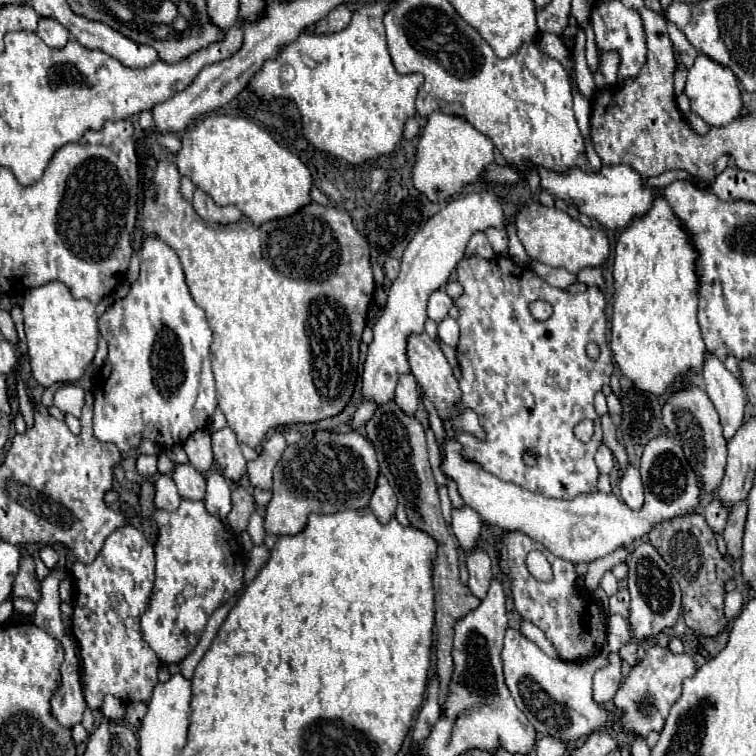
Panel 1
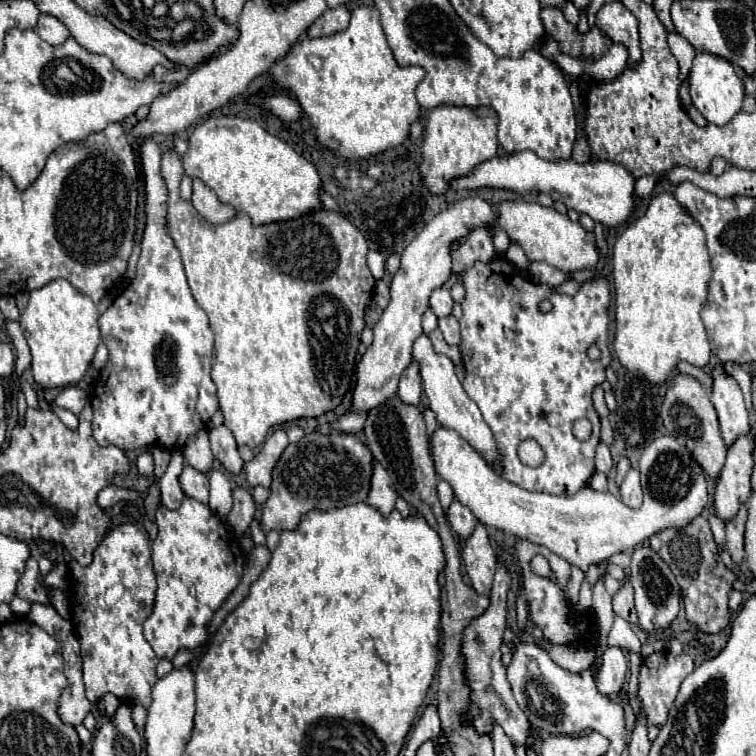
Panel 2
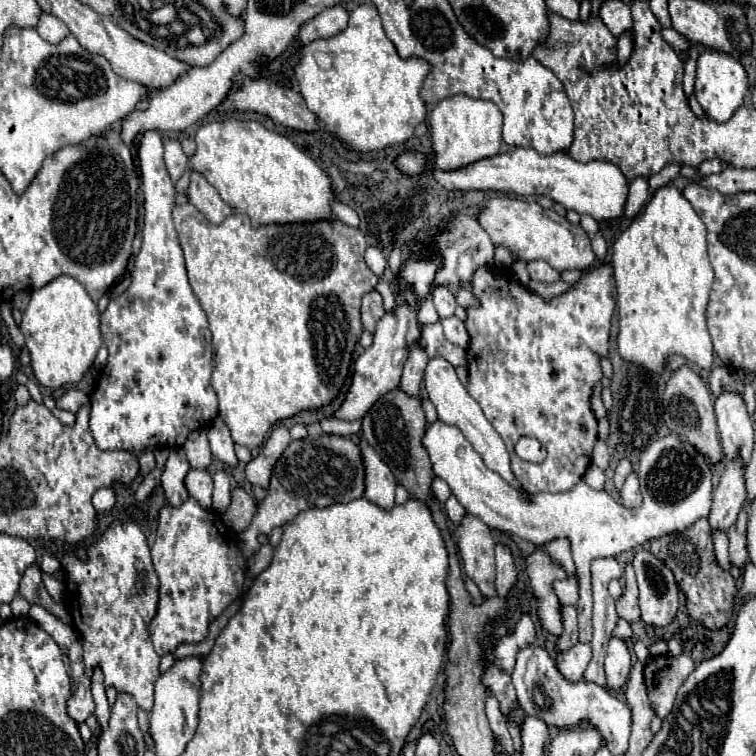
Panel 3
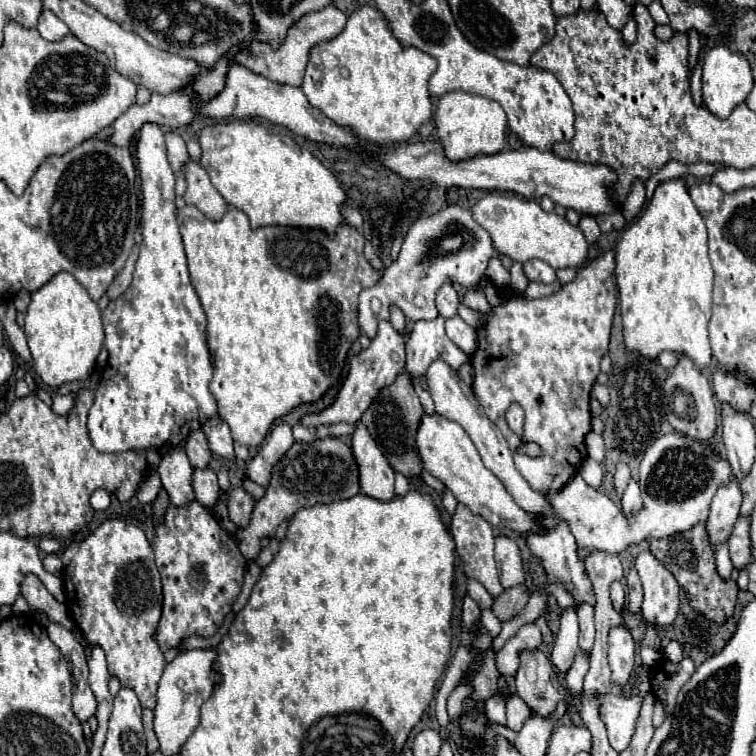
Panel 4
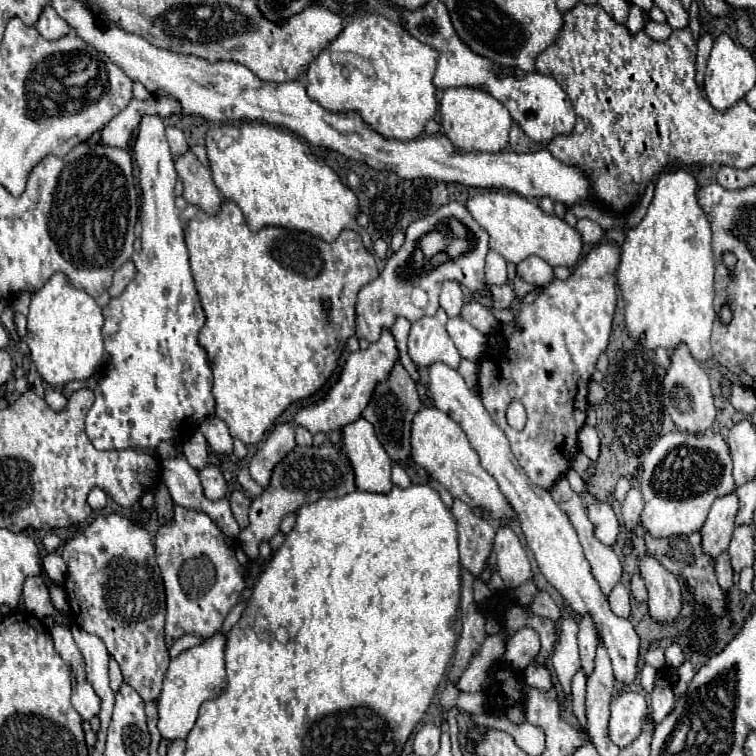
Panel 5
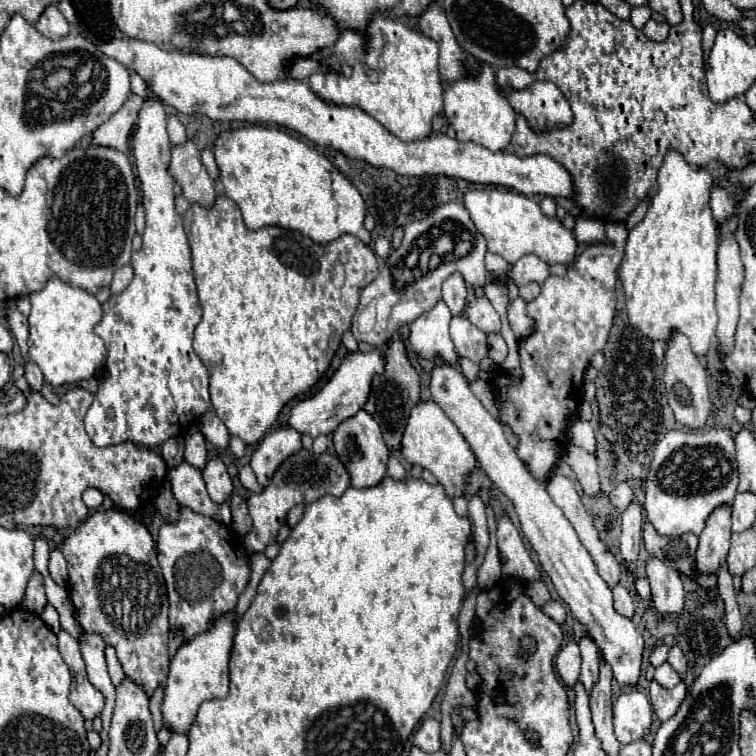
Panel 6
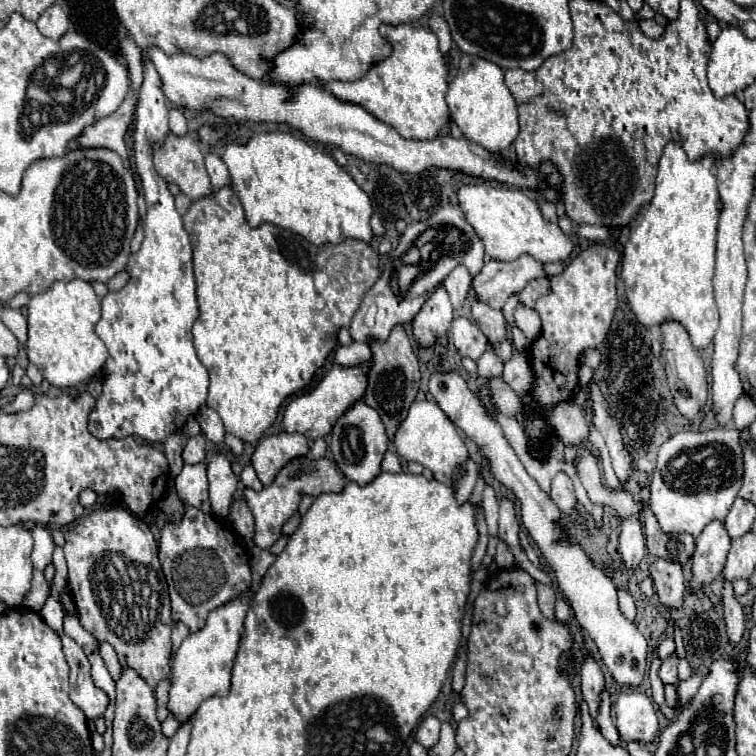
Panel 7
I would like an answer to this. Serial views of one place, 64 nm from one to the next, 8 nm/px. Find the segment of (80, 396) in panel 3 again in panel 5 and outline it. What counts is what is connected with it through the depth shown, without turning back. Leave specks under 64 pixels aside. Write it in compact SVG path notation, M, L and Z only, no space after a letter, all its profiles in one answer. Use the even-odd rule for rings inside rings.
M46 390L44 400L46 400L46 402L48 402L48 406L52 406L52 410L56 410L56 412L64 410L64 408L66 408L66 404L68 404L68 398L66 398L66 396L62 396L58 390Z

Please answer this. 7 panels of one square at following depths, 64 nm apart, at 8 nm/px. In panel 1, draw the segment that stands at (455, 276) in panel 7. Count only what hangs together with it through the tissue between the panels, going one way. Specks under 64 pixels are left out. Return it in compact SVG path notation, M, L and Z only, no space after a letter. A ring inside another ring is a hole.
M444 288L432 292L428 300L428 318L434 322L442 322L448 316L450 306L452 306L452 298L444 292Z

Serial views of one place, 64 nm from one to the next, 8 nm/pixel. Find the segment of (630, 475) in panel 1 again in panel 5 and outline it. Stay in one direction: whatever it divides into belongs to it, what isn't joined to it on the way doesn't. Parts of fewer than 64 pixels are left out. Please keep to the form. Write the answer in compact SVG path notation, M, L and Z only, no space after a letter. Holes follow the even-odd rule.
M632 486L628 490L628 494L626 494L624 504L622 504L622 518L624 518L624 526L628 530L632 530L632 528L638 526L638 516L642 512L642 508L644 508L642 494L640 494L640 490L636 486Z

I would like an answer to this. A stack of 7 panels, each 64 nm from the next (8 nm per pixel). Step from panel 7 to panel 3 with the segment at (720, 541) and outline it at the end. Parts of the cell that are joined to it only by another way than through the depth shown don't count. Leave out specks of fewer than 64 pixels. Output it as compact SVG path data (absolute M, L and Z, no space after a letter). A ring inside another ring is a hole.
M728 458L724 464L724 474L720 478L718 488L714 490L714 502L708 516L712 530L728 530L740 508L746 502L746 478L744 478L742 458Z

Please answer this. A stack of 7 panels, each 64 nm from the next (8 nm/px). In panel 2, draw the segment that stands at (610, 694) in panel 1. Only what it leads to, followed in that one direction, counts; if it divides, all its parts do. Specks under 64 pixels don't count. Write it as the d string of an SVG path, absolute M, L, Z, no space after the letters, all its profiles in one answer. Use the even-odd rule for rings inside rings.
M606 648L604 656L602 656L602 668L594 678L598 692L602 696L618 694L624 686L626 670L628 670L626 652L622 652L620 648Z

